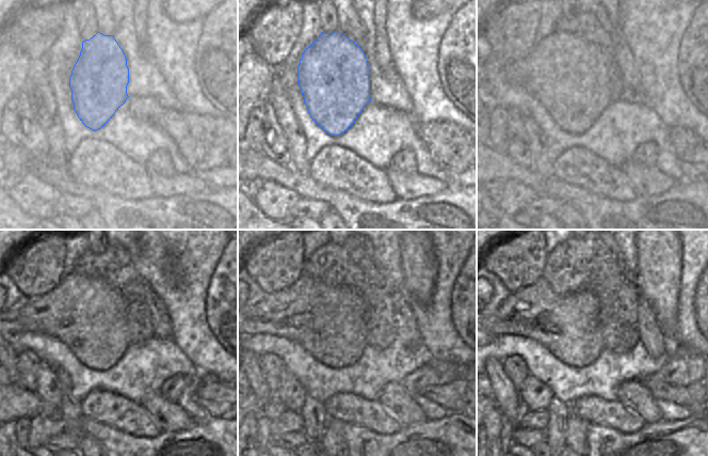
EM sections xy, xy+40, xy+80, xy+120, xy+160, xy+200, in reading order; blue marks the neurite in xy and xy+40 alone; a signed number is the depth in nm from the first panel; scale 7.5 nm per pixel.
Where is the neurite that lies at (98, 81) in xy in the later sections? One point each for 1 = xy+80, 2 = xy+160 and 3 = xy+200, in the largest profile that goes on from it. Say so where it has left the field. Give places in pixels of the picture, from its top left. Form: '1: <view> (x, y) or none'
1: xy+80 (568, 75)
2: xy+160 (330, 321)
3: xy+200 (568, 326)

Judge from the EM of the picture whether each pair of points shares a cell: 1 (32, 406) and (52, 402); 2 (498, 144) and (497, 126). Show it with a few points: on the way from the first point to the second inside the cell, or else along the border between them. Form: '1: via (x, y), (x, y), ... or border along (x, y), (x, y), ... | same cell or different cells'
1: border along (34, 392), (51, 408), (58, 409) | different cells
2: via (497, 140), (497, 130) | same cell

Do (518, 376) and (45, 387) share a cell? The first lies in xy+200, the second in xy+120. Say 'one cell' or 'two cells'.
two cells

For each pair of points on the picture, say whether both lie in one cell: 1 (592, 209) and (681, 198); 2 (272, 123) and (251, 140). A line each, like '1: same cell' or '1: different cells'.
1: same cell
2: different cells

